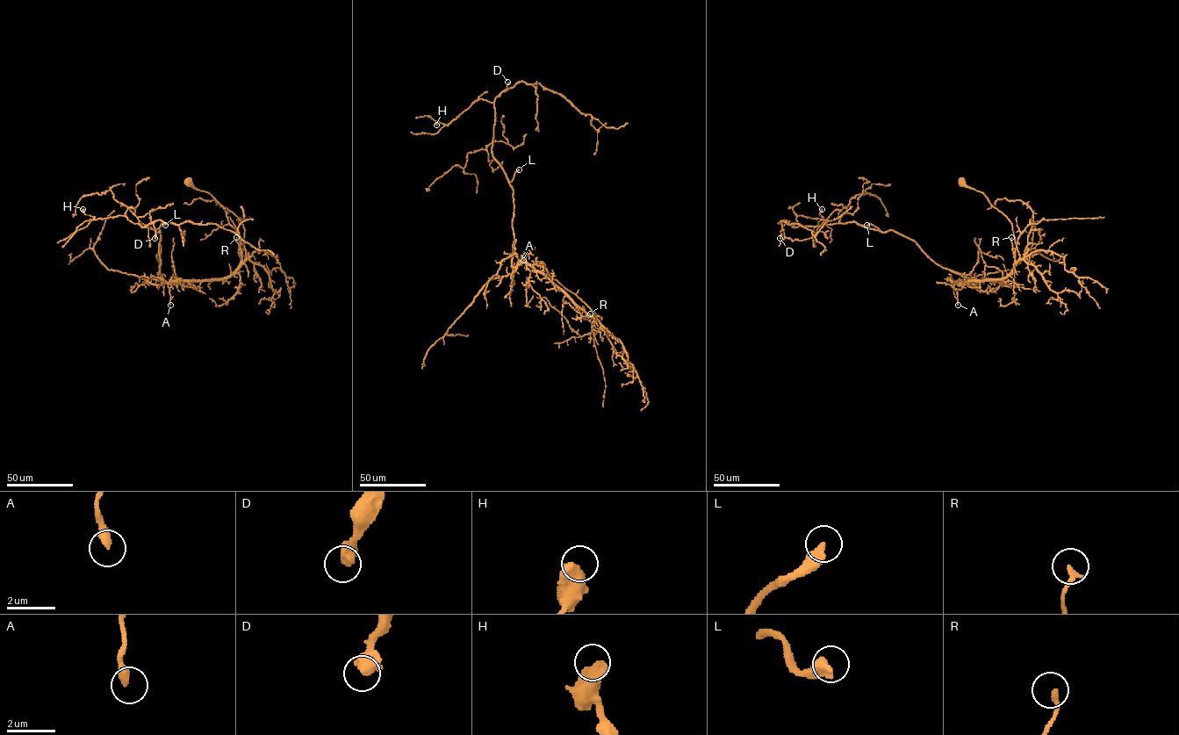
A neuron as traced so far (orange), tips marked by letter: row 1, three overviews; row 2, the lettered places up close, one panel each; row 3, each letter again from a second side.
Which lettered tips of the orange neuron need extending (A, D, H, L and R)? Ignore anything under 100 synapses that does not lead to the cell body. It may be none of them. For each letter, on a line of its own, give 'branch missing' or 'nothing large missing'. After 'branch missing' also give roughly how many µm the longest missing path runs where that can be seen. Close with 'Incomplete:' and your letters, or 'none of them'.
A: nothing large missing
D: nothing large missing
H: nothing large missing
L: branch missing | 110 µm
R: nothing large missing
Incomplete: L

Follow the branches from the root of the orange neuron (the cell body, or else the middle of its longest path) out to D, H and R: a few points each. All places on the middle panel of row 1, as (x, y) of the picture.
D: (541, 265), (598, 315), (599, 321), (530, 266), (512, 265), (513, 190), (492, 151), (494, 100), (507, 82)
H: (541, 265), (599, 321), (530, 266), (512, 265), (513, 190), (492, 153), (494, 104), (479, 99), (436, 125)
R: (541, 265), (550, 277), (598, 315), (599, 321), (590, 313)

